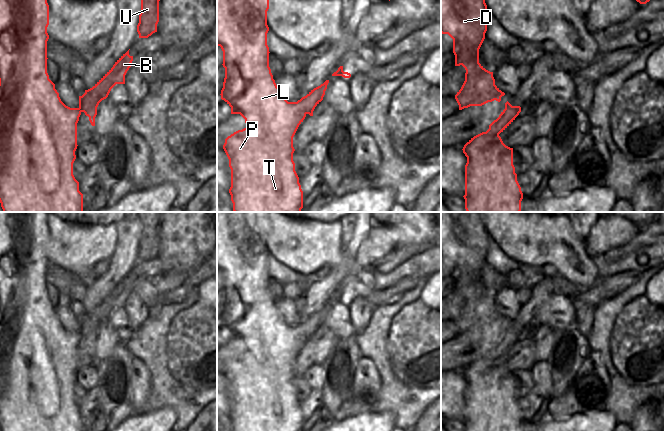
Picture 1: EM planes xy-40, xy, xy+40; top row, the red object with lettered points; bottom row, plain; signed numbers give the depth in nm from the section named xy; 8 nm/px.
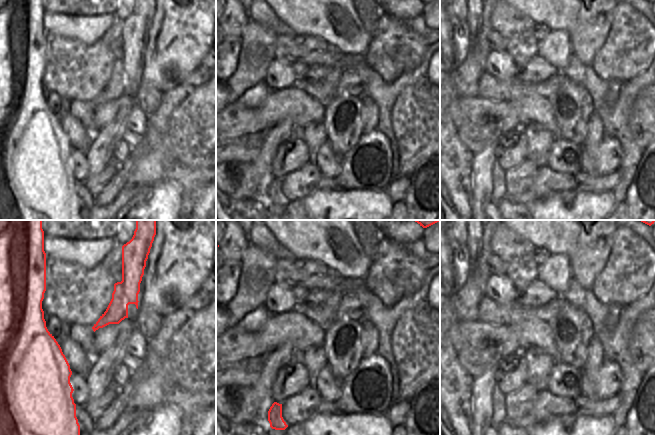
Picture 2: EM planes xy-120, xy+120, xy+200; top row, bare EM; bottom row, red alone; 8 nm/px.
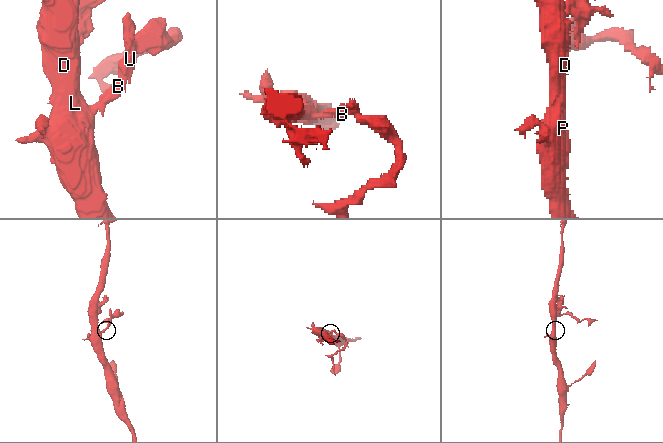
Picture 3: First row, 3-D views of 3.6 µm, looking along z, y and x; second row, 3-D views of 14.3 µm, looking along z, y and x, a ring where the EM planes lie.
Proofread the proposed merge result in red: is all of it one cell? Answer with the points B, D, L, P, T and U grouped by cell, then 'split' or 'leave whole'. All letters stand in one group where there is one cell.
groups B U / D L P T; split

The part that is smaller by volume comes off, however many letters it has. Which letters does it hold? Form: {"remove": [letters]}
{"remove": ["B", "U"]}

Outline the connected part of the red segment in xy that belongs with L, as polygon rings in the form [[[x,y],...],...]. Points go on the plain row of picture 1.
[[[217,212],[217,270],[223,275],[225,302],[221,323],[231,331],[231,338],[240,338],[247,349],[225,363],[223,373],[229,383],[233,431],[303,431],[303,415],[293,385],[293,361],[306,341],[302,330],[288,326],[277,311],[269,291],[267,269],[267,235],[269,212]]]

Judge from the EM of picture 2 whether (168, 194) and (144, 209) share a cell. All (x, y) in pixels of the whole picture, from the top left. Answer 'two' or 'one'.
one

